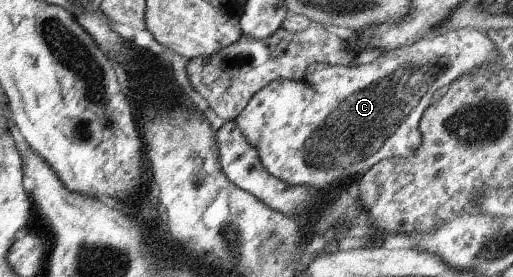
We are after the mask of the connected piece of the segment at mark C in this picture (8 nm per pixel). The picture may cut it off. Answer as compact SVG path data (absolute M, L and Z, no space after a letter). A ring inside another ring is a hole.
M473 27L445 29L433 37L425 37L415 41L413 44L399 47L393 51L387 51L364 65L325 66L325 68L316 68L313 72L306 74L306 77L304 74L301 74L301 76L294 77L293 79L272 80L251 96L249 102L247 102L243 110L233 120L244 134L244 139L247 139L247 142L257 149L260 166L275 178L282 180L288 185L313 185L318 186L319 189L343 185L350 181L352 177L367 172L367 169L377 164L380 160L410 155L418 147L420 139L418 122L422 112L429 105L431 93L442 86L448 86L453 79L474 71L475 67L484 67L487 61L492 61L493 57L494 46L491 44L489 38L479 29Z

